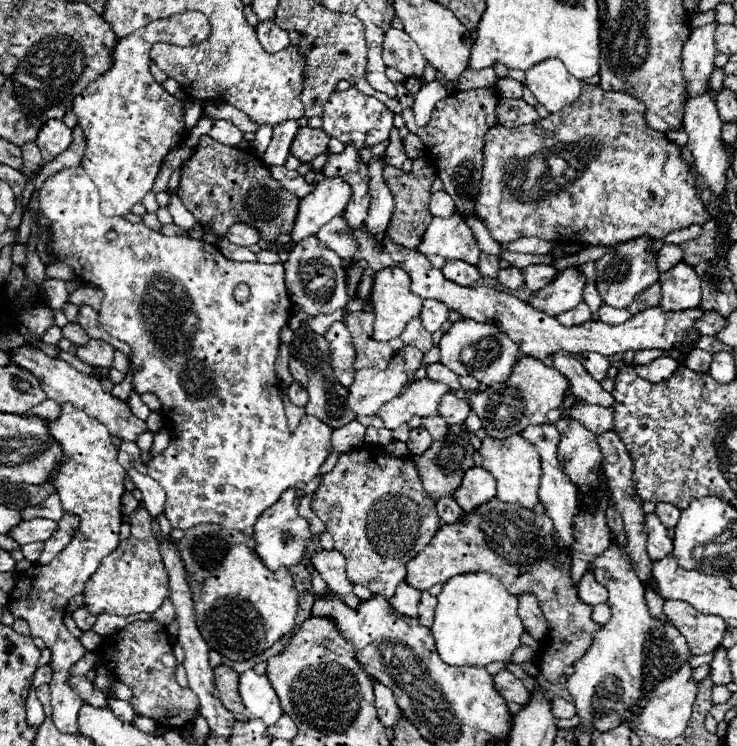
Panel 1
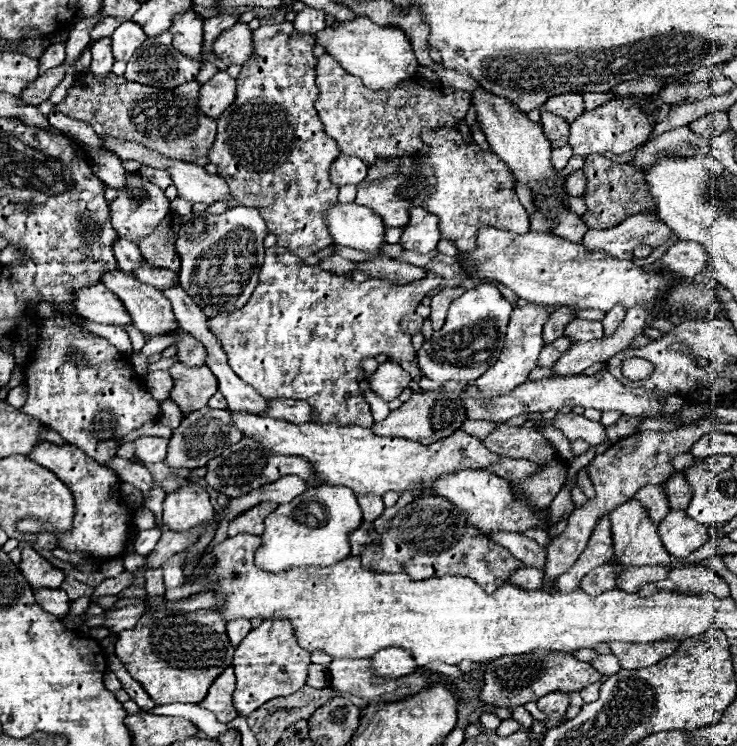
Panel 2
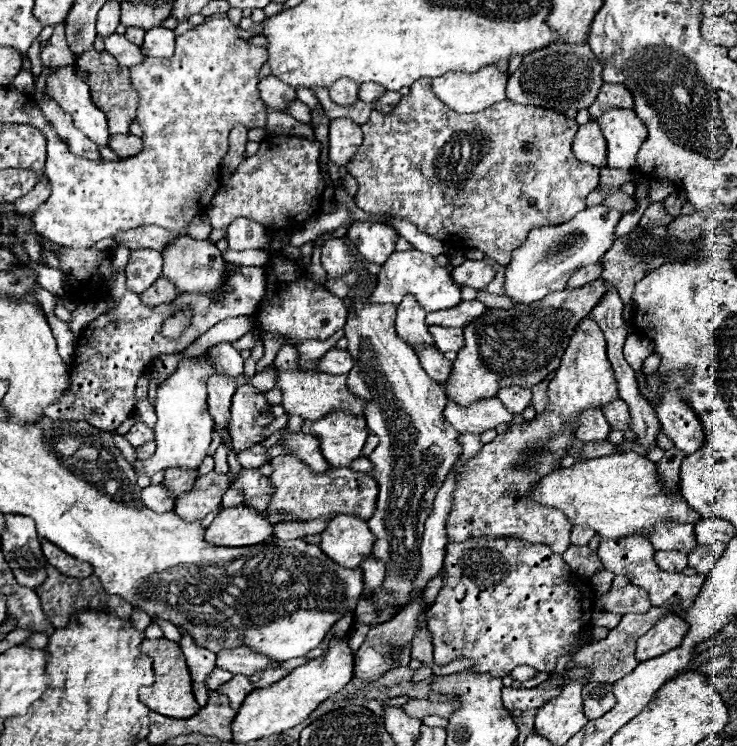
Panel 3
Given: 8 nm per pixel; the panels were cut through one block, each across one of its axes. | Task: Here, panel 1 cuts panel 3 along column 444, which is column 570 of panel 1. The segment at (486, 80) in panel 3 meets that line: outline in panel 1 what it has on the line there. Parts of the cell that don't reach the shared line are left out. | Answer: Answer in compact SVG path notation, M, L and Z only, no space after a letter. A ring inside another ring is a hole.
M550 58L530 68L524 84L548 112L558 112L564 106L574 104L582 94L582 80L570 76L558 58Z

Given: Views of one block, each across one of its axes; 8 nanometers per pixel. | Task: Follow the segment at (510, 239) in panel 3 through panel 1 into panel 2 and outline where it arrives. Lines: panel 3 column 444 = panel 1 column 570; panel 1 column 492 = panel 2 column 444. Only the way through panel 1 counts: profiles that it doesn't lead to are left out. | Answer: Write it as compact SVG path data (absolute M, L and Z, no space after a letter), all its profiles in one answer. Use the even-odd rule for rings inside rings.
M428 128L420 132L428 146L426 156L402 156L394 160L378 158L362 184L358 184L356 202L382 216L386 226L406 226L410 208L422 206L436 214L442 238L452 240L460 252L476 248L478 230L492 226L506 232L526 234L528 214L514 190L514 176L504 160L494 152L482 150L474 140L462 140L456 128Z

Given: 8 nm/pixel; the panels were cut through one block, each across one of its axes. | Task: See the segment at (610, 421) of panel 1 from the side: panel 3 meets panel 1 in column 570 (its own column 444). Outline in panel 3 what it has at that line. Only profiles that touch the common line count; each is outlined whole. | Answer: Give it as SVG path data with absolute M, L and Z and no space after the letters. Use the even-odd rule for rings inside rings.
M454 400L446 402L442 416L460 432L460 434L482 434L496 428L498 424L510 424L512 412L506 412L498 400L476 400L474 404L460 406Z

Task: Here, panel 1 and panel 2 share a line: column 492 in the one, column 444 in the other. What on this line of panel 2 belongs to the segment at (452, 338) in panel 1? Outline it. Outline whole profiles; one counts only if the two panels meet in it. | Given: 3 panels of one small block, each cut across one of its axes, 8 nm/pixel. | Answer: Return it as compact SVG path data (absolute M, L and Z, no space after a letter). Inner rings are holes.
M480 284L472 290L466 290L450 304L442 330L434 332L434 336L418 350L416 360L422 372L440 384L448 380L472 382L480 378L494 364L498 352L502 352L512 310L514 304L510 304L494 284Z

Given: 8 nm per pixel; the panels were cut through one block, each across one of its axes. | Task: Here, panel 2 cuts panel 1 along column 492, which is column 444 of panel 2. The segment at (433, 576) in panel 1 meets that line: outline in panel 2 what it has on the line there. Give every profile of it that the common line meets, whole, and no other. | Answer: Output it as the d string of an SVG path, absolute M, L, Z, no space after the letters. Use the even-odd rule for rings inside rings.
M422 498L406 504L394 516L390 530L382 534L378 546L366 546L362 564L372 572L402 572L412 580L440 578L440 576L466 576L480 584L486 592L496 592L498 586L510 582L510 572L524 568L506 548L486 540L486 534L466 524L466 514L458 512L454 504L442 498Z

